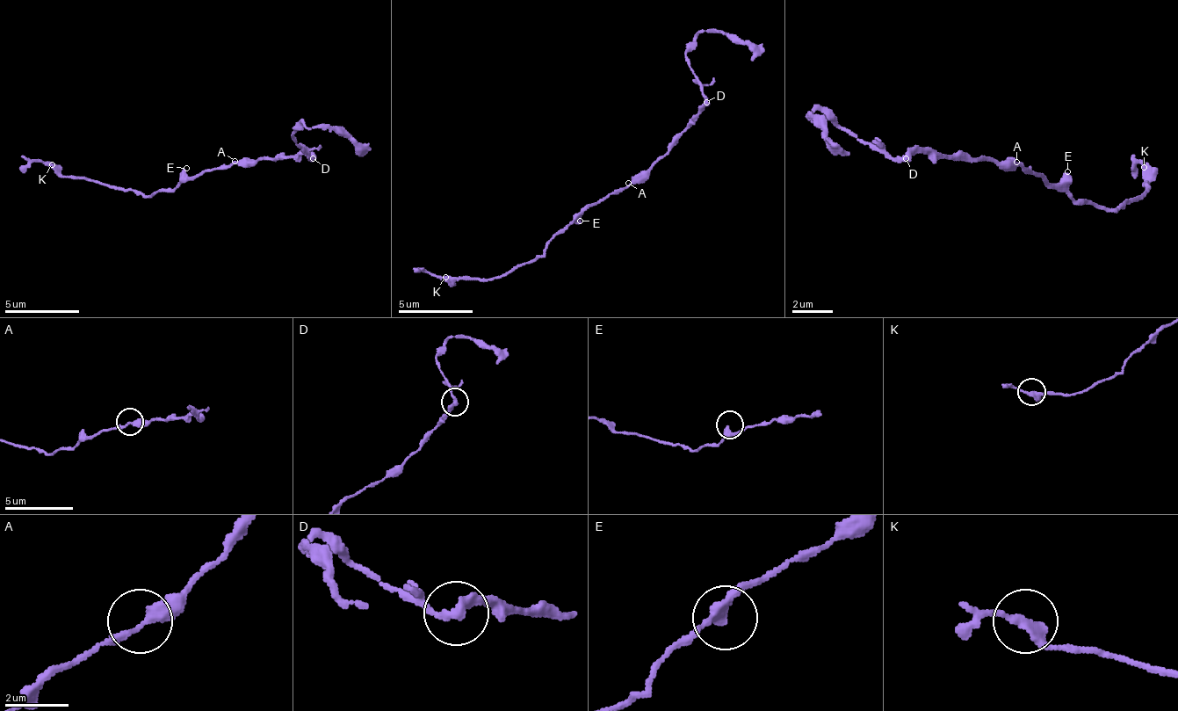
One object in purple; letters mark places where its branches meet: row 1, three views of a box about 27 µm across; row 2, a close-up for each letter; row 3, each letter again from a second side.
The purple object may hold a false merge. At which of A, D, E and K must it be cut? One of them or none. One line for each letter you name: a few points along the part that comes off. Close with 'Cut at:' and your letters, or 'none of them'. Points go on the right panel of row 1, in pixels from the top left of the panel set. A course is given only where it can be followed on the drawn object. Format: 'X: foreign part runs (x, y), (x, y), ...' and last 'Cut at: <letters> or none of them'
Cut at: none of them

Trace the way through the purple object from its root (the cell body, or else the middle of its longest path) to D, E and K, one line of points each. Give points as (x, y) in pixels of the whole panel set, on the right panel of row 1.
D: (1016, 167), (995, 167), (991, 162), (955, 162), (950, 156), (929, 156), (924, 151), (909, 151), (904, 156)
E: (1016, 167), (1021, 167), (1046, 182), (1057, 182), (1067, 171)
K: (1016, 167), (1062, 187), (1072, 197), (1087, 197), (1102, 207), (1118, 207), (1148, 187), (1144, 167)

